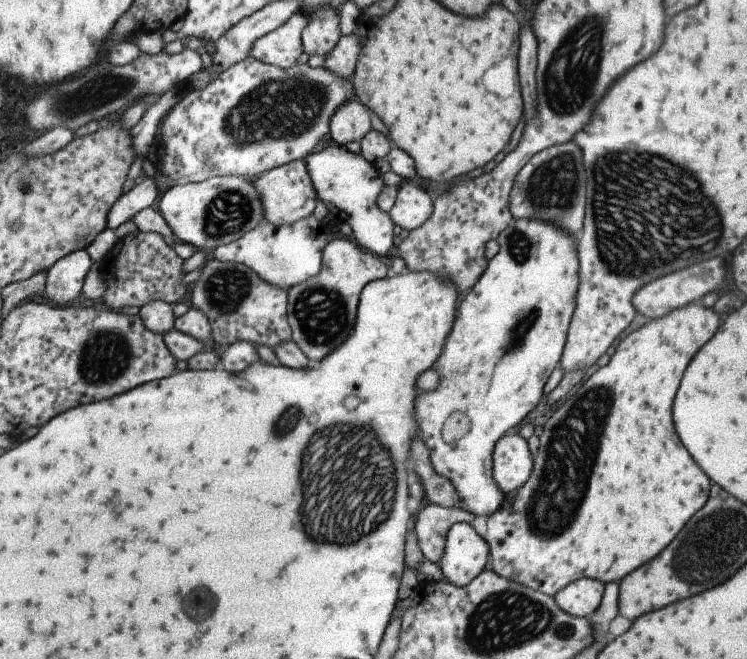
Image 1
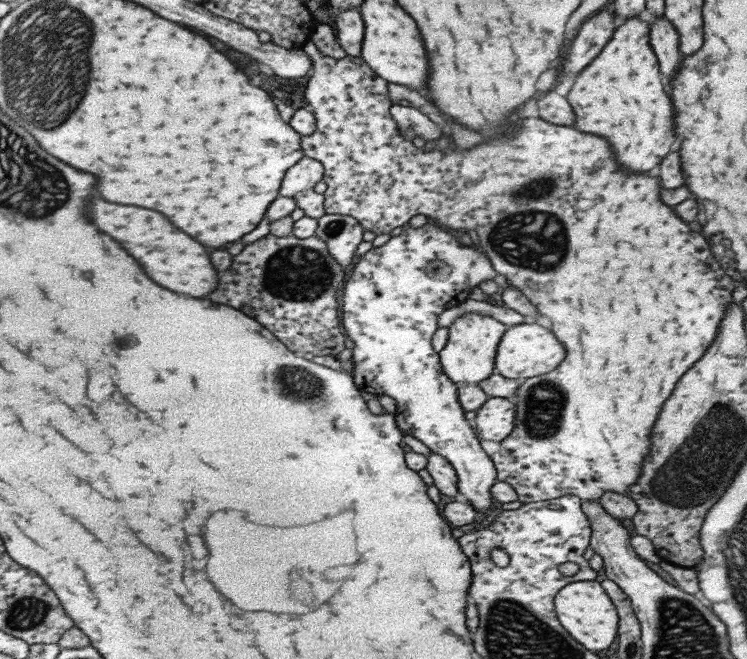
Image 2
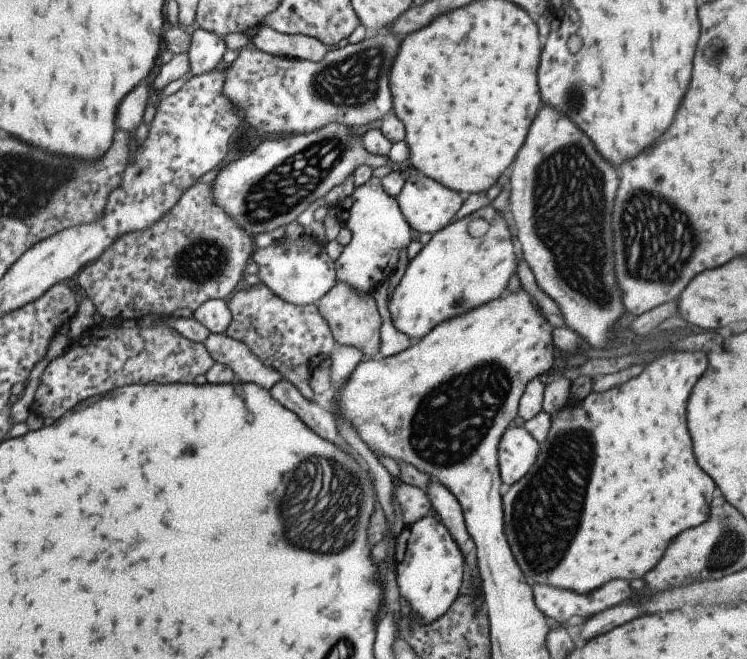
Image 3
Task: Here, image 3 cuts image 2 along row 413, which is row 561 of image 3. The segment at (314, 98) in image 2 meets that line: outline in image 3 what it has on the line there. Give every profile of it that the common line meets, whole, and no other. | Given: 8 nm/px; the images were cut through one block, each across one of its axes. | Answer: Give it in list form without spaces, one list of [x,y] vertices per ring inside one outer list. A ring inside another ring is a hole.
[[[702,351],[663,352],[647,360],[643,371],[629,381],[604,392],[590,392],[584,399],[566,403],[551,416],[548,438],[539,444],[540,452],[532,468],[518,482],[510,486],[510,490],[502,495],[504,506],[504,532],[510,545],[516,564],[531,584],[552,585],[560,589],[572,590],[578,594],[588,594],[600,588],[609,580],[624,579],[627,581],[642,578],[644,574],[654,570],[662,560],[668,544],[686,528],[694,528],[704,522],[708,516],[708,508],[716,490],[714,480],[698,466],[692,450],[692,438],[686,426],[686,400],[694,390],[696,382],[708,368],[708,358]]]

